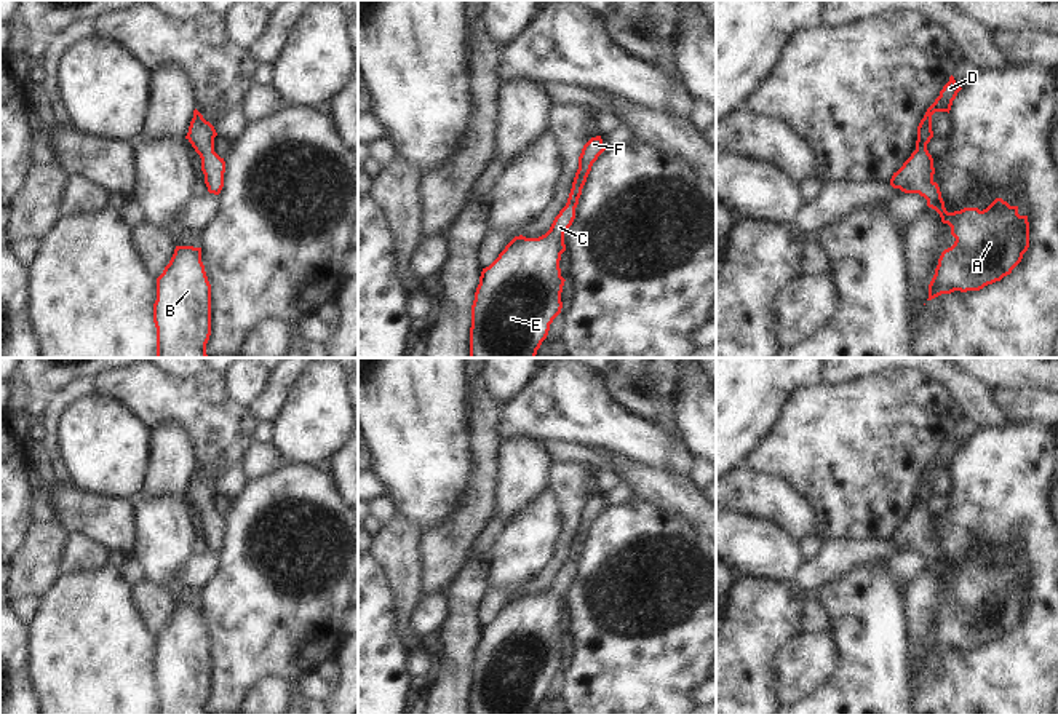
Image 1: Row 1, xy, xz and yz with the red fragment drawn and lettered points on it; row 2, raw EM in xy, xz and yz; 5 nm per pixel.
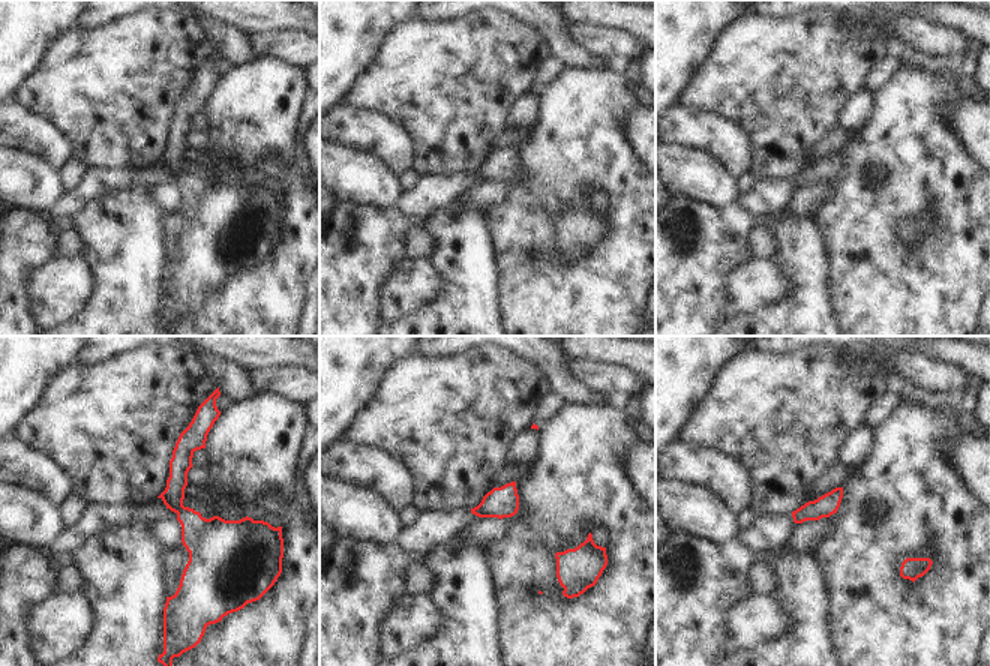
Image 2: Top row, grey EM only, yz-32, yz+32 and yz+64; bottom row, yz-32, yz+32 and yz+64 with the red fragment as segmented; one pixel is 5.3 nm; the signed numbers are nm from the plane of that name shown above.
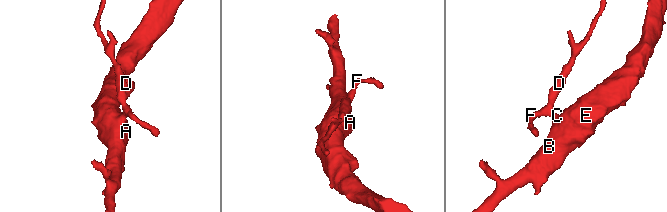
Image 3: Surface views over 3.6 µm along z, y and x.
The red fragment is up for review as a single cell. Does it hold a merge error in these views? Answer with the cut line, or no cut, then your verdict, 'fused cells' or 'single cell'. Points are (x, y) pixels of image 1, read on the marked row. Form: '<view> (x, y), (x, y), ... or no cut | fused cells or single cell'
no cut | single cell

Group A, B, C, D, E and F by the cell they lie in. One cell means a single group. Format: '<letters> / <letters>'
A B C D E F

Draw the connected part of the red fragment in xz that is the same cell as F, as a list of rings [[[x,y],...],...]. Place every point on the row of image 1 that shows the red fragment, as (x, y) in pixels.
[[[601,136],[583,145],[567,203],[545,235],[515,236],[499,257],[483,268],[471,305],[470,358],[535,358],[550,324],[563,308],[561,292],[566,280],[561,276],[559,260],[566,251],[564,233],[575,219],[575,208],[591,166],[604,150]]]

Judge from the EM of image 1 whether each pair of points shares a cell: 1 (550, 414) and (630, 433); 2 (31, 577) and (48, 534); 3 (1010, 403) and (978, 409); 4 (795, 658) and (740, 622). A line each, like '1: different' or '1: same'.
1: same
2: same
3: different
4: different

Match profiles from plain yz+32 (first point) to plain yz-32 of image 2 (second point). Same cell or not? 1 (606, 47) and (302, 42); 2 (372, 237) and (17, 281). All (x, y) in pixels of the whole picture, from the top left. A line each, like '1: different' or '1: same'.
1: same
2: same

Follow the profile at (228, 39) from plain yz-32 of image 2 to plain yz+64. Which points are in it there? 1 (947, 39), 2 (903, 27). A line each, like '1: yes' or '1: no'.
1: no
2: no

